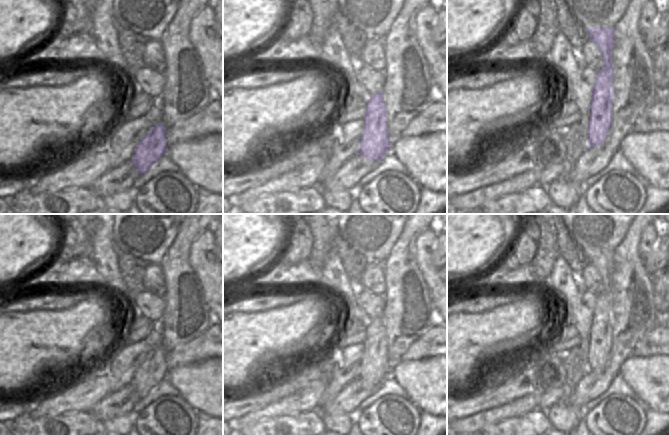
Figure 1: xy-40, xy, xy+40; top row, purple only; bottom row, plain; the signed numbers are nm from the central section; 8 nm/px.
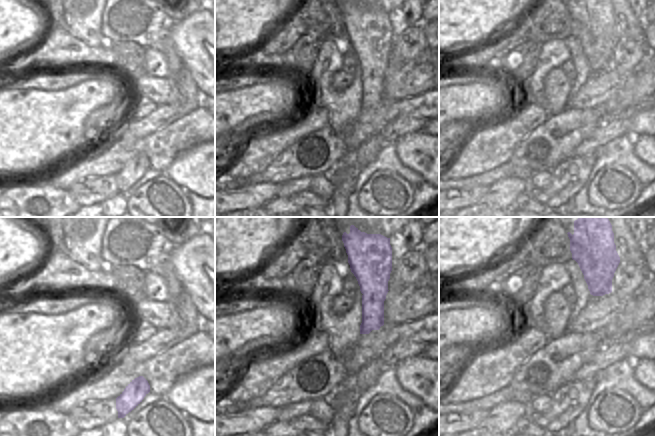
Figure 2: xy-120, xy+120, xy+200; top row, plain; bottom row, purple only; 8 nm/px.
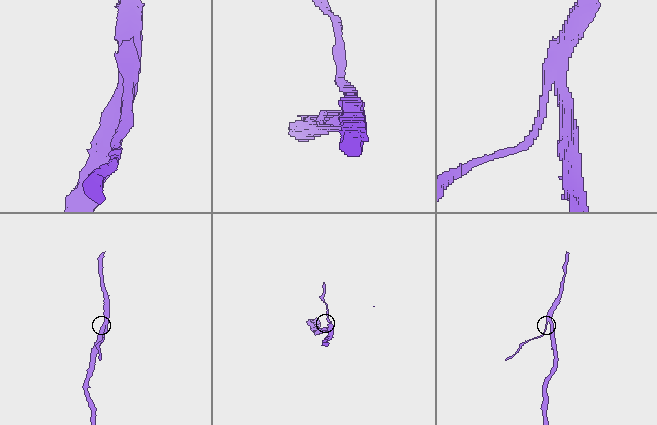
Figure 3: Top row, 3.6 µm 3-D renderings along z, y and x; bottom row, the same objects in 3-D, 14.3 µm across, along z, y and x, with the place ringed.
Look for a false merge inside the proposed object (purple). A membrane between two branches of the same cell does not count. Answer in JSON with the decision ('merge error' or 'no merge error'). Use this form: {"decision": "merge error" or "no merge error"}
{"decision": "merge error"}

